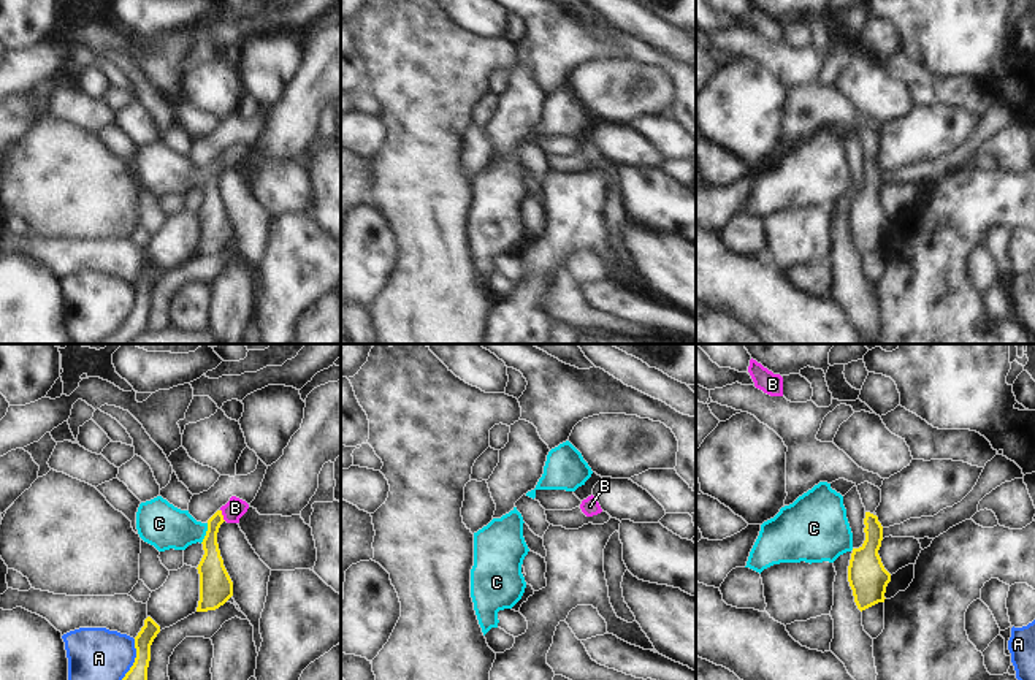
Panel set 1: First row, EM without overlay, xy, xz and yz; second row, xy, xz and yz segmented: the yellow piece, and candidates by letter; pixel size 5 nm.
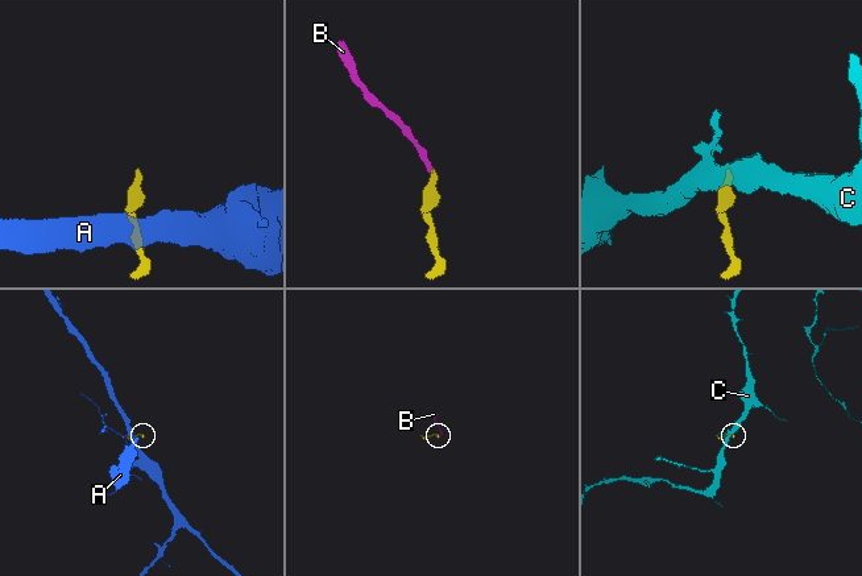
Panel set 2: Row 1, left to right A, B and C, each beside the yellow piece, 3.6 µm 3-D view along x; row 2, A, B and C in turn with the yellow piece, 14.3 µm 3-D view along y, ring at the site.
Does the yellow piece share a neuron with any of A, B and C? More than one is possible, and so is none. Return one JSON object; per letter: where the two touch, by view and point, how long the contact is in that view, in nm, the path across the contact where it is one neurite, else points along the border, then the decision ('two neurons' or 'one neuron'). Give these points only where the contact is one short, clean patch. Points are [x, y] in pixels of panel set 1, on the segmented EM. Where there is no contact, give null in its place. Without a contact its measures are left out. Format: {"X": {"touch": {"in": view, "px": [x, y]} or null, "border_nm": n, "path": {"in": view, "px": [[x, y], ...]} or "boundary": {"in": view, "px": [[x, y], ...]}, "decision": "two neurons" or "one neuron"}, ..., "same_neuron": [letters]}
{"A": {"touch": {"in": "xy", "px": [135, 660]}, "border_nm": 220, "boundary": {"in": "xy", "px": [[135, 639], [135, 661], [121, 679]]}, "decision": "two neurons"}, "B": {"touch": {"in": "xy", "px": [222, 515]}, "border_nm": 70, "path": {"in": "xy", "px": [[211, 563], [211, 531], [222, 515], [235, 508]]}, "decision": "one neuron"}, "C": {"touch": {"in": "xy", "px": [206, 533]}, "border_nm": 110, "boundary": {"in": "xy", "px": [[208, 523], [206, 534], [200, 542]]}, "decision": "two neurons"}, "same_neuron": ["B"]}

